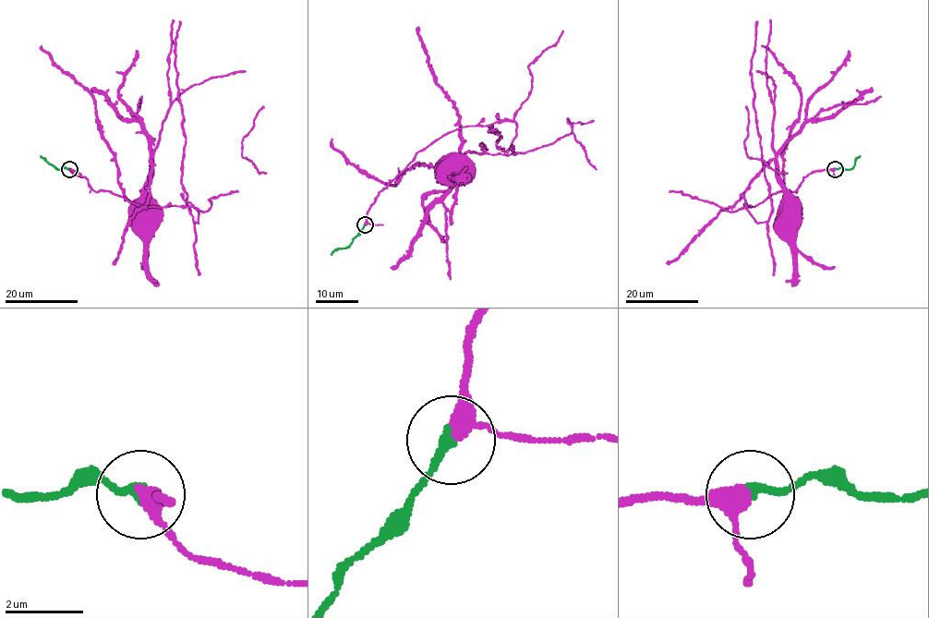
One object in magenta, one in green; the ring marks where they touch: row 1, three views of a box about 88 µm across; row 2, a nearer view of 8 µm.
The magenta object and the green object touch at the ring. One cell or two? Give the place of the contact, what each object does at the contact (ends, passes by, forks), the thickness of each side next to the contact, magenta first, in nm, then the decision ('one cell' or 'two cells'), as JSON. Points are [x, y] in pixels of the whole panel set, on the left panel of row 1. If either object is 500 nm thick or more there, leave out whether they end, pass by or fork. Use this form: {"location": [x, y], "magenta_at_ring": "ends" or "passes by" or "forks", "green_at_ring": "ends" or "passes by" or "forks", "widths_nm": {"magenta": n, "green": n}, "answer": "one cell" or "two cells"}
{"location": [69, 169], "magenta_at_ring": "passes by", "green_at_ring": "ends", "widths_nm": {"magenta": 360, "green": 280}, "answer": "one cell"}

